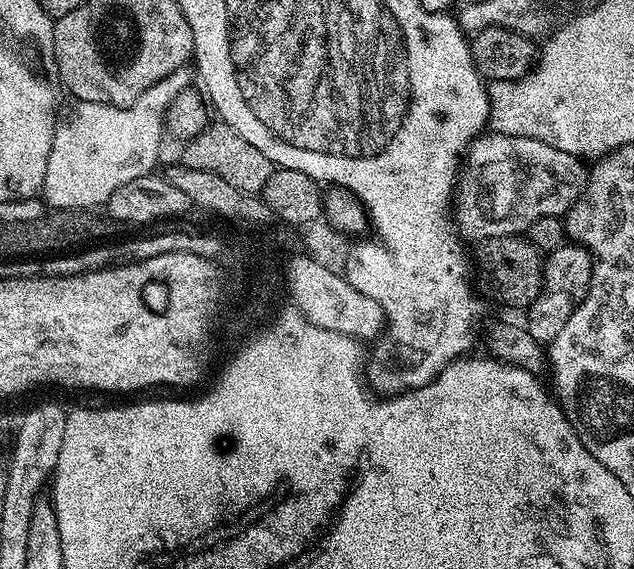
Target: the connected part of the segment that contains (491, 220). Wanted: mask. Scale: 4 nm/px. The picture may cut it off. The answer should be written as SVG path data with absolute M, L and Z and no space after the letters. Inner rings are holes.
M489 131L487 134L481 134L476 137L468 146L468 151L462 160L462 171L458 176L458 183L454 193L454 219L456 222L456 231L460 233L465 241L483 242L485 240L493 240L494 238L502 238L503 236L518 236L527 233L528 227L534 222L538 222L538 218L543 216L563 217L568 211L576 205L576 200L584 192L584 187L588 185L589 169L586 167L585 161L574 154L566 154L566 150L558 150L554 146L550 146L541 140L534 138L526 138L525 136L507 136L506 134L498 134Z

